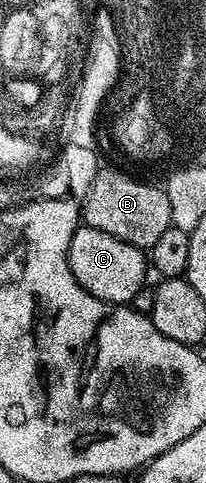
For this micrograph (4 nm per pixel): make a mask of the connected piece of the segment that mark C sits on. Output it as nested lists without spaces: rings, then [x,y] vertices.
[[[78,226],[71,237],[69,264],[75,281],[79,281],[79,285],[83,285],[87,293],[99,297],[105,303],[129,305],[135,293],[139,293],[146,286],[146,252],[127,241],[119,241],[119,237],[111,237],[111,233],[103,233],[103,229]]]

